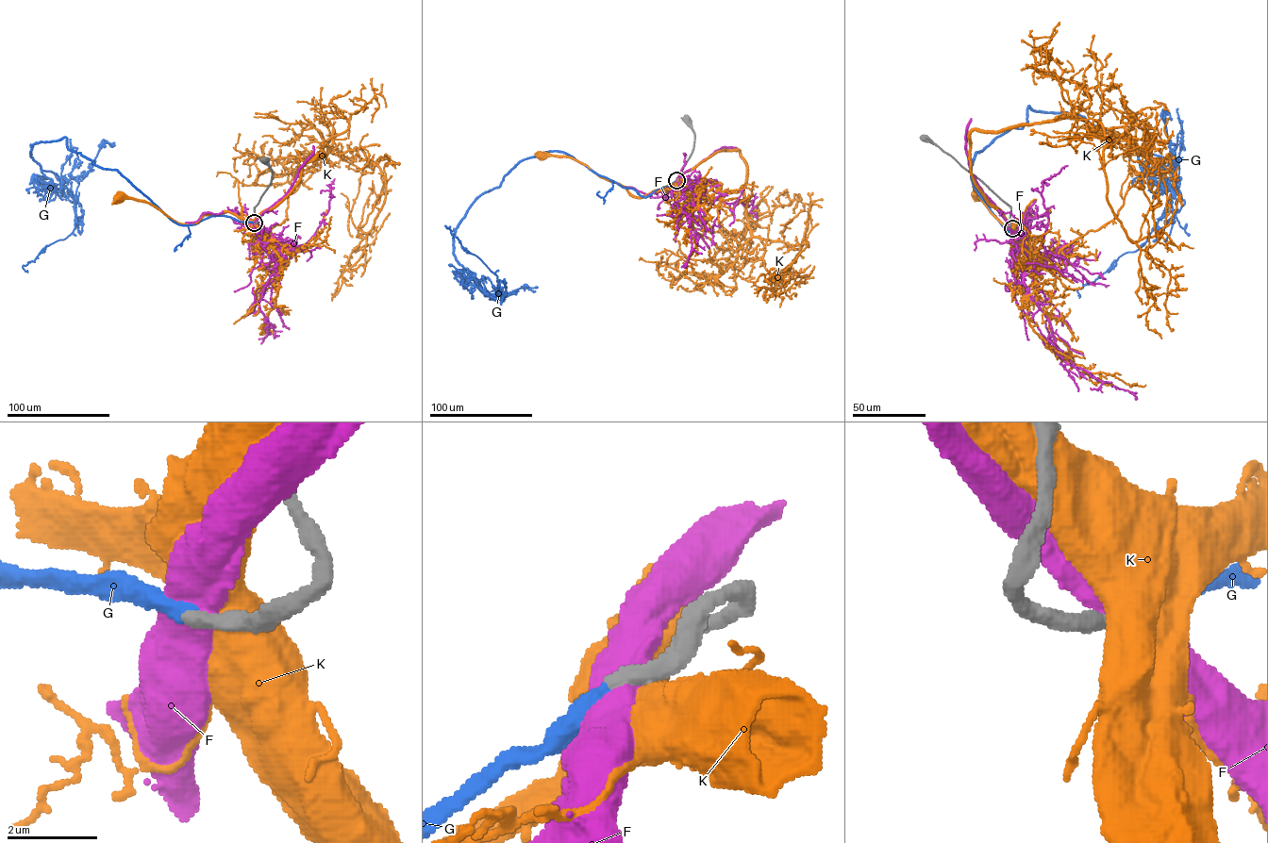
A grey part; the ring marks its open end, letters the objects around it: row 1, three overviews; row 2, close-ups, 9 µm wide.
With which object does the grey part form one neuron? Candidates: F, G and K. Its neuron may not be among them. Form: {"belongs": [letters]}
{"belongs": ["G"]}

